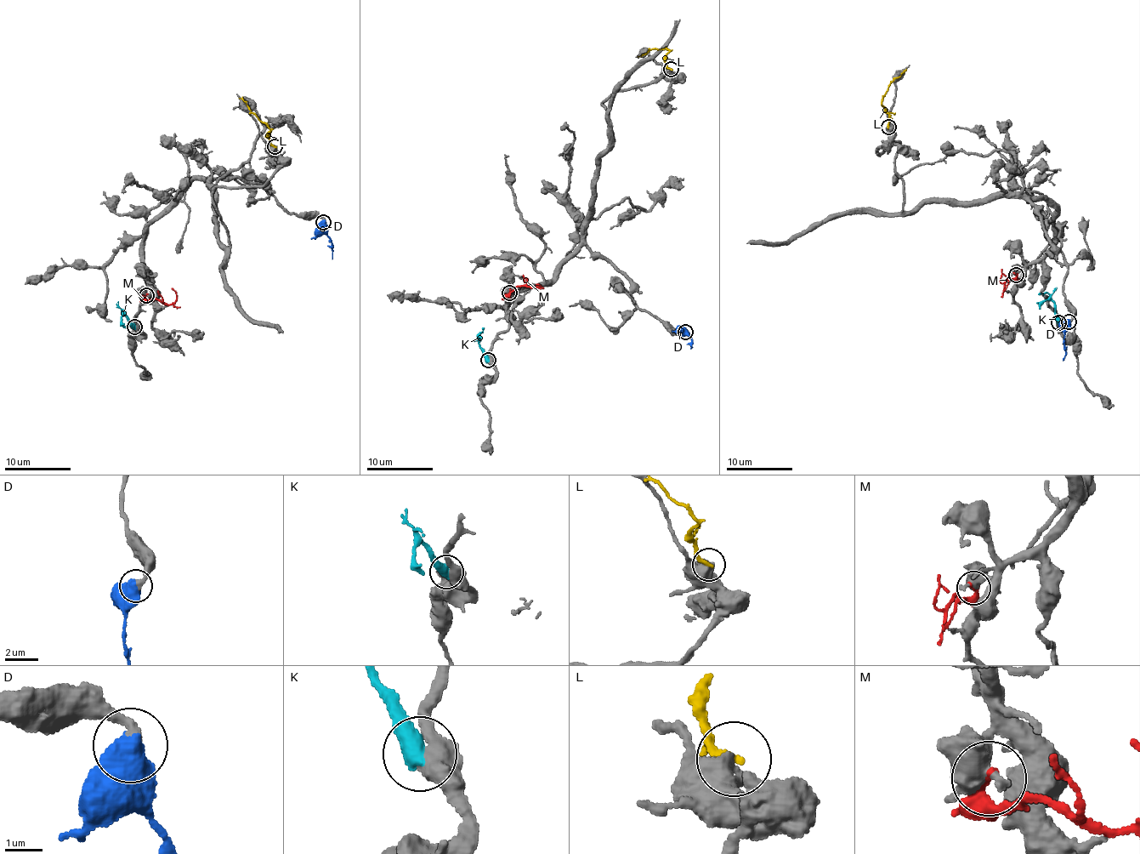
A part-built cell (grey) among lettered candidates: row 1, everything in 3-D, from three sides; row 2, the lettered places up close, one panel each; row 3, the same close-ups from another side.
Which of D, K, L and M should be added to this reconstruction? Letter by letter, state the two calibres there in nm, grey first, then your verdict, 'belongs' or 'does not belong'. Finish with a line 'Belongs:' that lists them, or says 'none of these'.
D: 300/800 nm | belongs
K: 500/550 nm | does not belong
L: 650/220 nm | does not belong
M: 460/280 nm | does not belong
Belongs: D

